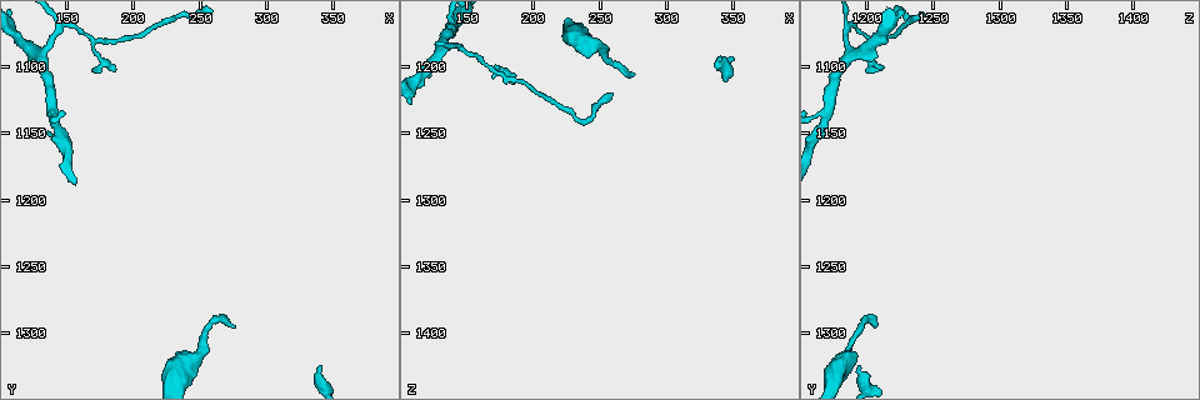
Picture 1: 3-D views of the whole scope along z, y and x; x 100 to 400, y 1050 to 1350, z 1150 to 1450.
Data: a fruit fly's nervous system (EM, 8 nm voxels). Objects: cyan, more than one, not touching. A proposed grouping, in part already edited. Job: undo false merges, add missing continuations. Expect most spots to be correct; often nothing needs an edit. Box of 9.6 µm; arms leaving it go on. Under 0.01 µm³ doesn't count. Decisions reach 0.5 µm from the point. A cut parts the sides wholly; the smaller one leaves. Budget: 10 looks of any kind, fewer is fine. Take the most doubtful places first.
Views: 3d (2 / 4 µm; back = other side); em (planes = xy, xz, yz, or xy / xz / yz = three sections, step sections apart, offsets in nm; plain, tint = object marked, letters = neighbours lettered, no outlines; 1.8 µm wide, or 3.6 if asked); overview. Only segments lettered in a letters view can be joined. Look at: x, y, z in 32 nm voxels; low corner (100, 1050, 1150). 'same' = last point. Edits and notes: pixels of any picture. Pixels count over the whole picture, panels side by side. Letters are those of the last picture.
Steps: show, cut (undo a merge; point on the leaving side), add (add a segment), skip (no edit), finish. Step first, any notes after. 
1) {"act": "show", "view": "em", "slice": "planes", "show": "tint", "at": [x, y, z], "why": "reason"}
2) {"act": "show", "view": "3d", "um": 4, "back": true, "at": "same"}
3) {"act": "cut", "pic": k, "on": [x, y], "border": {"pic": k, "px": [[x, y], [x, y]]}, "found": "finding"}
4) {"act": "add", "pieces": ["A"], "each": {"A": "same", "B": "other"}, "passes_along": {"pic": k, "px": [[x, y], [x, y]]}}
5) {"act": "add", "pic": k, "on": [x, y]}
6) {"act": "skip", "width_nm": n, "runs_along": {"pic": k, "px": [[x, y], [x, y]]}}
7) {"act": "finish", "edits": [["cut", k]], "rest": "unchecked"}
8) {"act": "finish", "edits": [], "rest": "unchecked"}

{"act": "show", "view": "3d", "um": 4, "at": [340, 1324, 1194]}

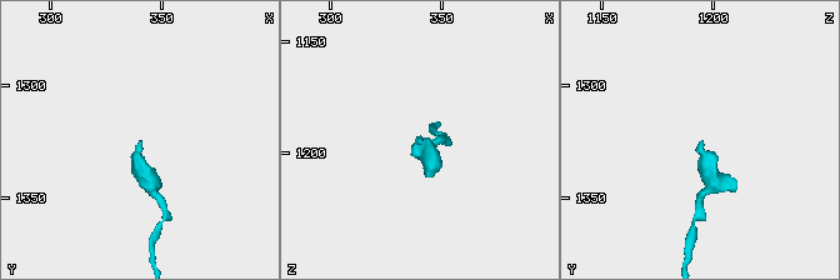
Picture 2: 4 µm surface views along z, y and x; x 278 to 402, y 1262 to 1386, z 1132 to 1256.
{"act": "show", "view": "em", "slice": "planes", "show": "letters", "at": [340, 1325, 1195], "why": "shape alone is not enough"}

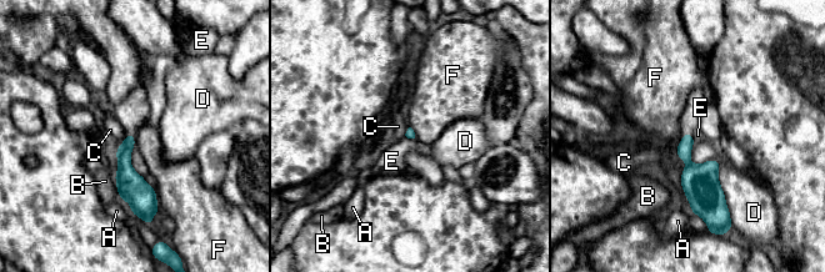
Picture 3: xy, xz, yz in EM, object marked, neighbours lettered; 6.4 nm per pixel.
{"act": "skip", "each": {"A": "other", "B": "other", "C": "other", "D": "other", "E": "other", "F": "other"}, "runs_along": {"pic": 3, "px": [[130, 136], [125, 176], [136, 191], [136, 211]]}, "found": "none of them fits"}

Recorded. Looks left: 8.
{"act": "show", "view": "3d", "um": 2, "at": [140, 1138, 1170], "why": "branch point"}

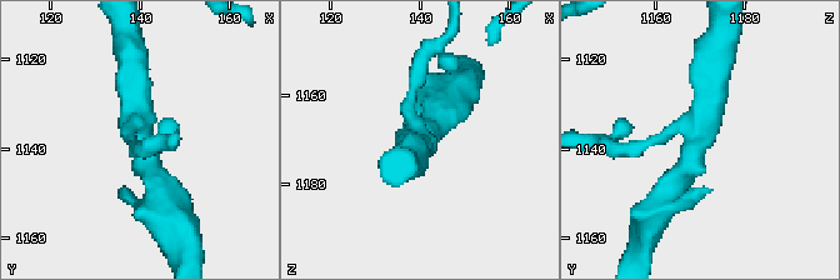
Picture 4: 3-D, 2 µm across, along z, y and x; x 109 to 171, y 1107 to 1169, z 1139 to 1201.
{"act": "show", "view": "em", "um": 3.6, "slice": "planes", "show": "tint", "at": [140, 1138, 1169], "arms": 3}

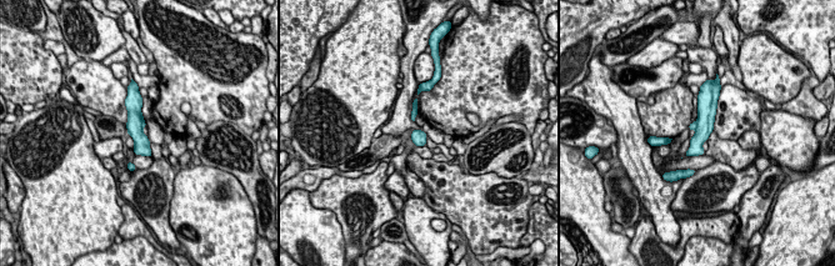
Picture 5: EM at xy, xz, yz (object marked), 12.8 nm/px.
{"act": "show", "view": "em", "um": 3.6, "slice": "planes", "show": "letters", "at": "same"}

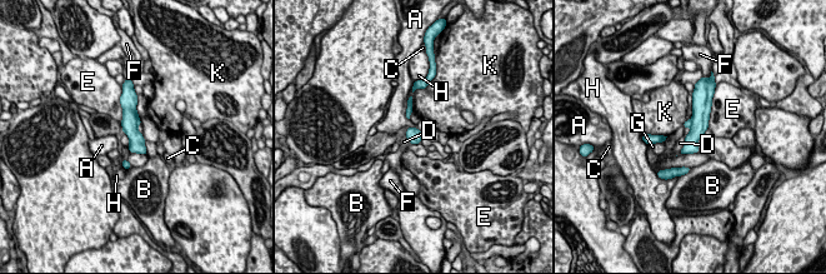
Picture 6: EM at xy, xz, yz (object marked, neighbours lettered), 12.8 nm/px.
{"act": "cut", "pic": 6, "on": [687, 124], "each": {"A": "other", "B": "other", "C": "other", "D": "other", "E": "other", "F": "other", "G": "other", "H": "other", "K": "other"}, "found": "a second neuron is stuck on"}

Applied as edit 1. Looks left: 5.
{"act": "finish", "edits": [["cut", 6]], "rest": "unchecked"}

